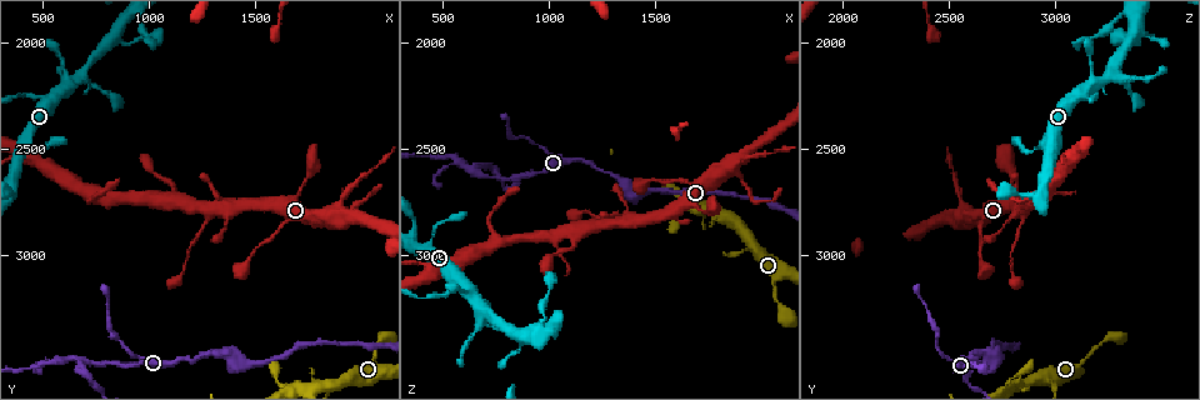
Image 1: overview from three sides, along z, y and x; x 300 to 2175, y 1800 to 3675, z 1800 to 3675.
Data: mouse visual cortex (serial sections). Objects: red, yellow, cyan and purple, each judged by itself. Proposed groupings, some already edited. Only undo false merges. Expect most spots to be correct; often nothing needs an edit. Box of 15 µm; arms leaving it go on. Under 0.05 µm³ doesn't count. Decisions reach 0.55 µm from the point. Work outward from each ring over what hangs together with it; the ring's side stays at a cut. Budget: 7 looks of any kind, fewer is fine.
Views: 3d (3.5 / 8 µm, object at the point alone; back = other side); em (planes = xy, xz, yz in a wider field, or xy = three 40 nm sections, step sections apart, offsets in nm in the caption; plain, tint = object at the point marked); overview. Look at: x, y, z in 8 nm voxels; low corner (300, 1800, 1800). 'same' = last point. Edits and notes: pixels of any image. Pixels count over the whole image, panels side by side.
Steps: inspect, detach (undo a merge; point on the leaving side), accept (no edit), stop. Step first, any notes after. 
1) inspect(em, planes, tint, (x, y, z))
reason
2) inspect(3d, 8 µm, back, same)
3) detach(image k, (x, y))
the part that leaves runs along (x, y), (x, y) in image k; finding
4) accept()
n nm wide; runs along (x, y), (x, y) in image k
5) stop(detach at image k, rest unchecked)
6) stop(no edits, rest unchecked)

inspect(3d, 3.5 µm, back, (1920, 3590, 2990))
side arm on a straight run

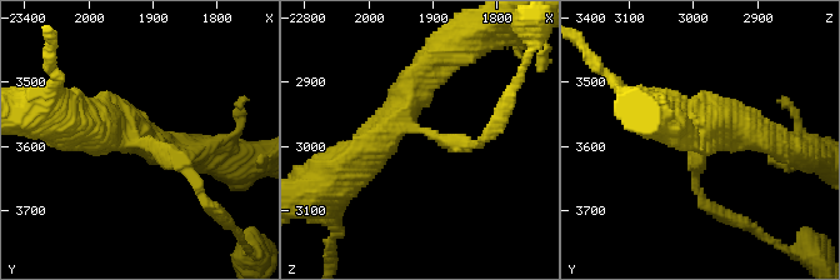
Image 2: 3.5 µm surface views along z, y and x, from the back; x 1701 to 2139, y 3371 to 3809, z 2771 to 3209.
accept()
runs along (88, 121), (164, 151), (203, 190) in image 2; continuous, no second cell

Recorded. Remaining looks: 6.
inspect(3d, 8 µm, (1350, 2770, 2850))

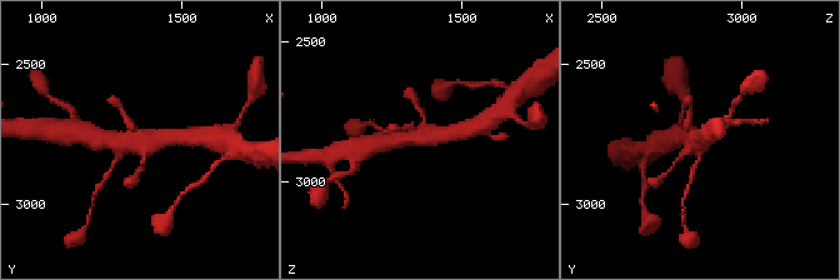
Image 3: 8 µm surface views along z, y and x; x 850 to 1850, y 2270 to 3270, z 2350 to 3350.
inspect(3d, 3.5 µm, (1350, 2770, 2850))

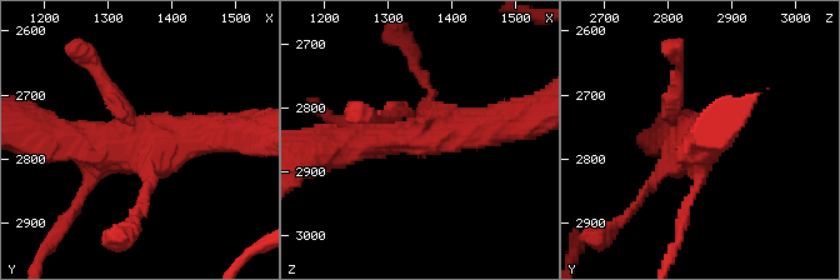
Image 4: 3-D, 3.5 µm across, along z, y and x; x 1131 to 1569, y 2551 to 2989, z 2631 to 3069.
inspect(em, xy, step 5, tint, (1350, 2775, 2840))

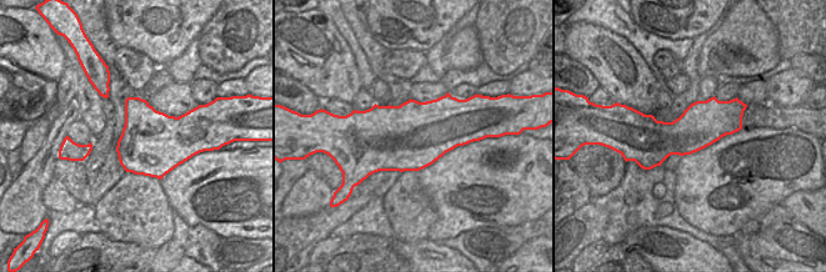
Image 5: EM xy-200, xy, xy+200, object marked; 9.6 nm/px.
accept()
runs along (503, 119), (464, 135), (341, 148) in image 4; one cell here

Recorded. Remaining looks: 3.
inspect(3d, 8 µm, (1890, 2780, 2560))

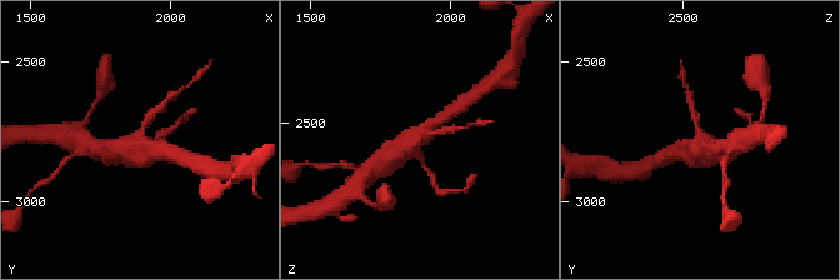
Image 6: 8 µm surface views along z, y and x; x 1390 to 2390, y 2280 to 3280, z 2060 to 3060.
inspect(3d, 3.5 µm, (1880, 2780, 2570))
zoom in

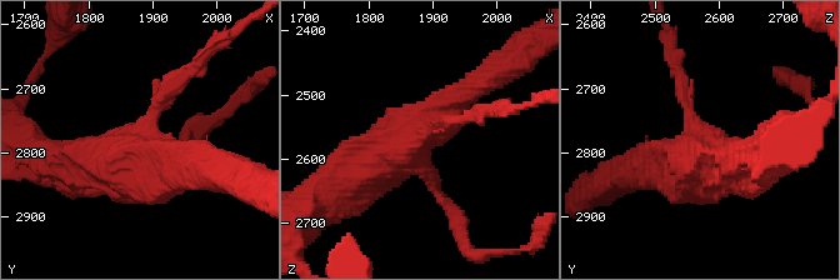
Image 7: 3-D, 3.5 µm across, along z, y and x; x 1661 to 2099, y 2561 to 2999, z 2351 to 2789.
detach(image 7, (680, 75))
the part that leaves runs along (689, 114), (669, 33) in image 7; two cells meet here

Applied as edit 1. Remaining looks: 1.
stop(detach at image 7, rest unchecked)

